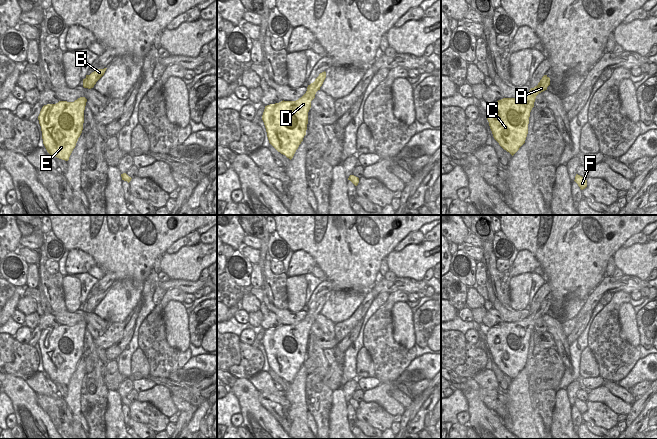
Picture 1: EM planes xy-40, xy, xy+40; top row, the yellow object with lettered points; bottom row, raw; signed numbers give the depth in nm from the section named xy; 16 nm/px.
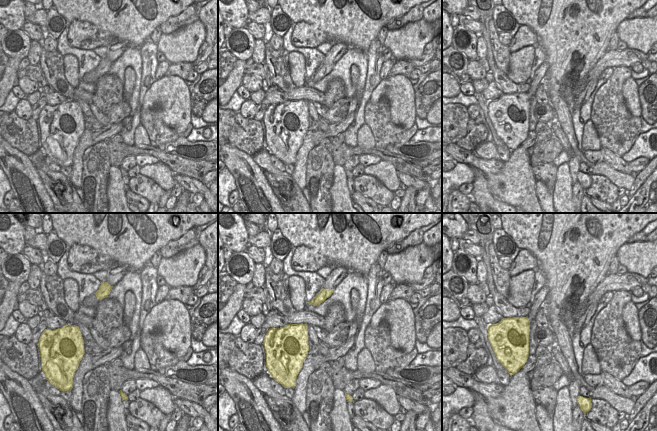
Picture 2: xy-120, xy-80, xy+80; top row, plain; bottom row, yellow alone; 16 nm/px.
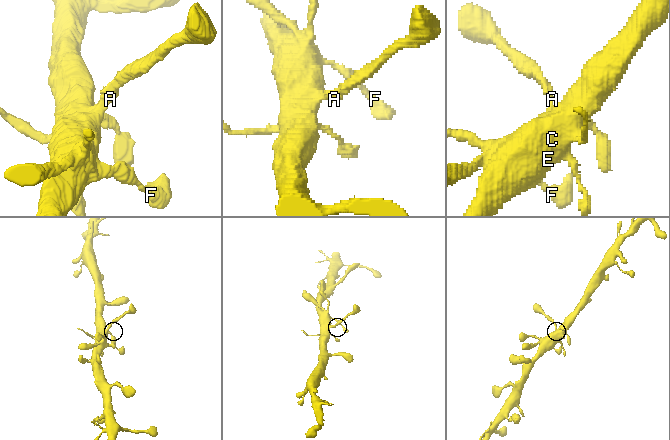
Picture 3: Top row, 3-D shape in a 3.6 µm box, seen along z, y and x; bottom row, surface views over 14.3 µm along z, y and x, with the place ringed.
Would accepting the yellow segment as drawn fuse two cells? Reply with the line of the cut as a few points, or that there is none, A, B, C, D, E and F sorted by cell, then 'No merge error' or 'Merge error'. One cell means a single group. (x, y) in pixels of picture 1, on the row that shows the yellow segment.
No split. Groups: A B C D E F. No merge error.

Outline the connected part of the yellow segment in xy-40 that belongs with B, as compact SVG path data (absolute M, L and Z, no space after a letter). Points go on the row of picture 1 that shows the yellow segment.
M107 68L98 69L92 72L90 75L86 75L86 78L83 79L83 87L91 89L94 87L96 82L104 75Z

